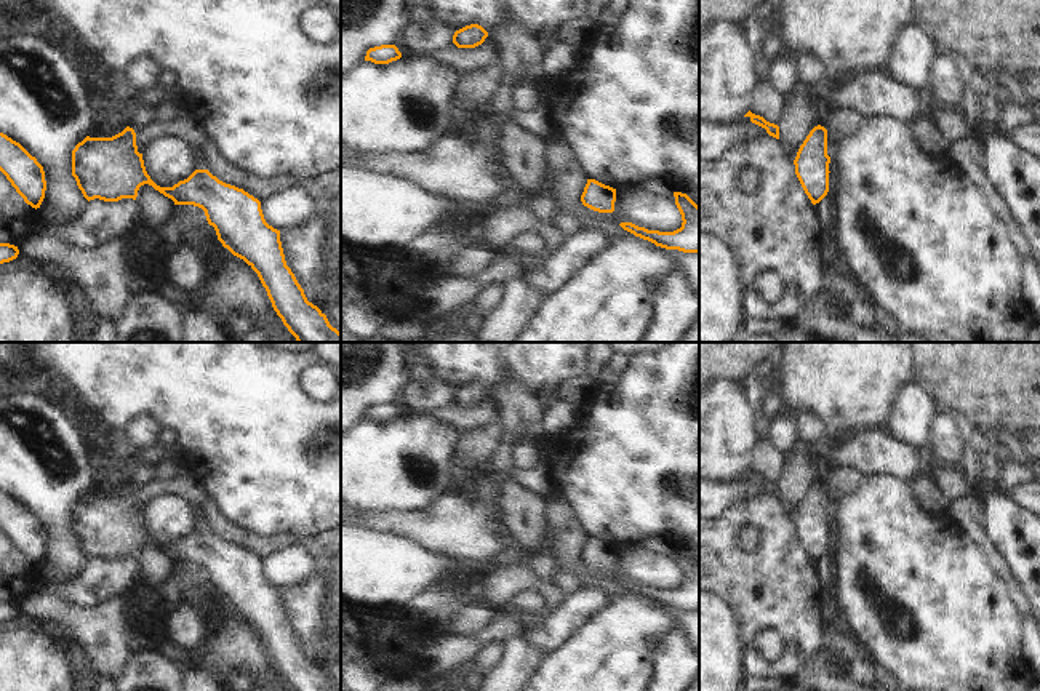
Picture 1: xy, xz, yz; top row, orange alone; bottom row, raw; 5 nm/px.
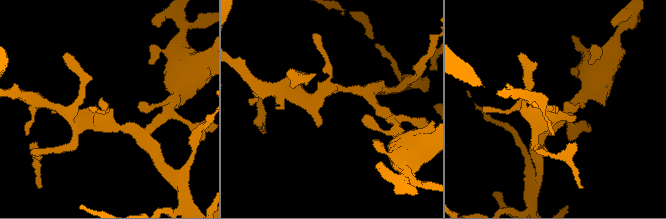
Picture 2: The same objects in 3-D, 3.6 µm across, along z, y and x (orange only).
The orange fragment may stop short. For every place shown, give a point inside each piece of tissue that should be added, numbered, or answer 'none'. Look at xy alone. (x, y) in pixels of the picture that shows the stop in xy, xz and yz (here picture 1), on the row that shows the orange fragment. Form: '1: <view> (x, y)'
none

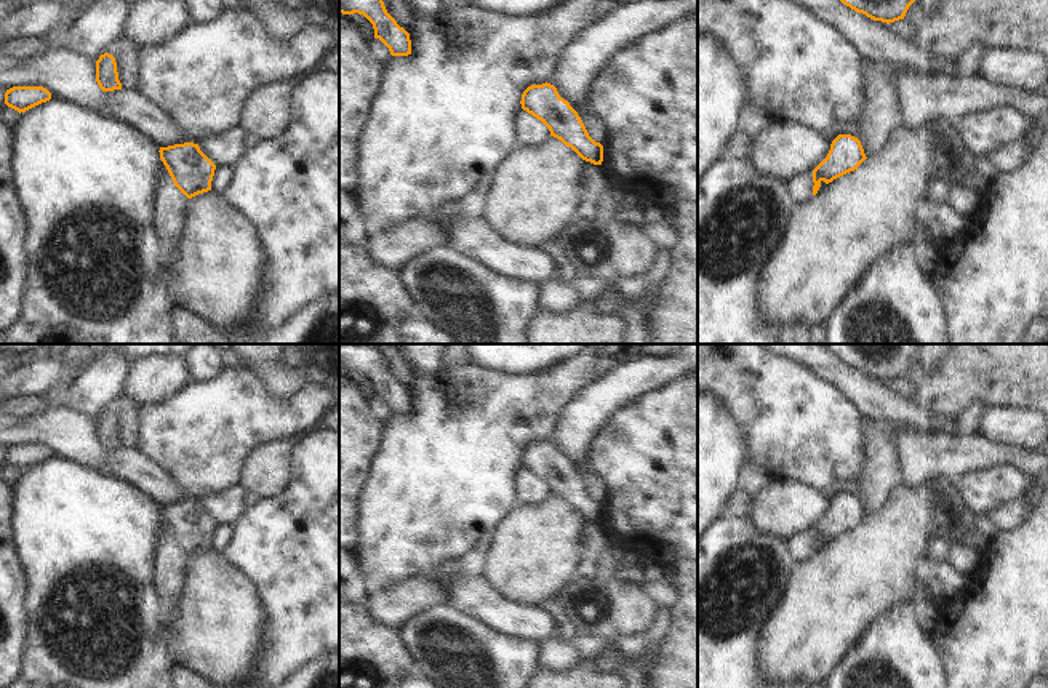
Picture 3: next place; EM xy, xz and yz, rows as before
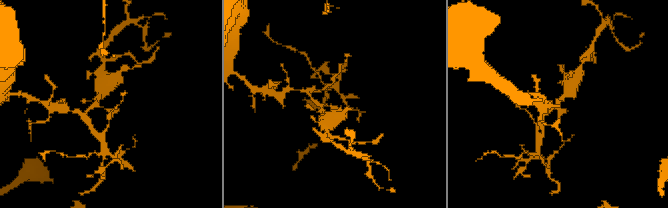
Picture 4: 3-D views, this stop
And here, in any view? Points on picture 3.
1: yz (800, 188)

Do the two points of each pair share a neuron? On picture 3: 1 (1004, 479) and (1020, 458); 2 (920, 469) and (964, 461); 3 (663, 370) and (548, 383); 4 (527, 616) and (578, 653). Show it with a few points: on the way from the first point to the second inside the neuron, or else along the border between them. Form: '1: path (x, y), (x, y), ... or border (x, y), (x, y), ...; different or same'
1: border (976, 469), (1013, 464), (1031, 474); different
2: path (932, 461), (952, 461); same
3: border (628, 360), (591, 380), (567, 404); different
4: border (554, 637), (546, 637), (540, 644); different

